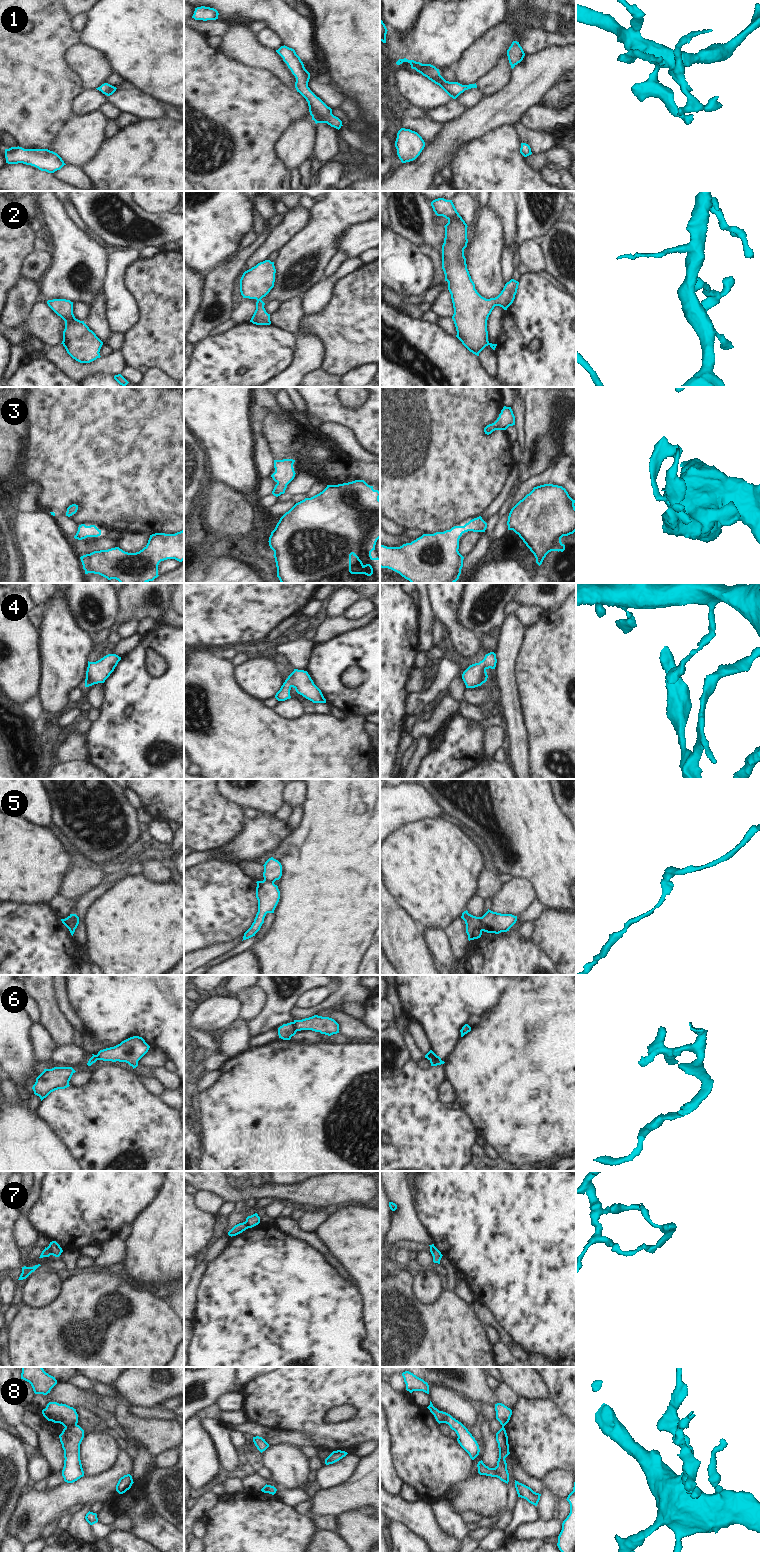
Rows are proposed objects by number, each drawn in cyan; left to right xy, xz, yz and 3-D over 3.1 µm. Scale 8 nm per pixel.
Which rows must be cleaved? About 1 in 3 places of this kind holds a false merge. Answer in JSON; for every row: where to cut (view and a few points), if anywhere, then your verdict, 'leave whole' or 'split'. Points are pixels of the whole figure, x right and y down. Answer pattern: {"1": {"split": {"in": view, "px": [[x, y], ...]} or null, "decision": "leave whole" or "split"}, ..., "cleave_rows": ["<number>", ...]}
{"1": {"split": null, "decision": "leave whole"}, "2": {"split": null, "decision": "leave whole"}, "3": {"split": null, "decision": "leave whole"}, "4": {"split": null, "decision": "leave whole"}, "5": {"split": {"in": "yz", "px": [[483, 916], [482, 930]]}, "decision": "split"}, "6": {"split": {"in": "xz", "px": [[293, 1022], [296, 1031]]}, "decision": "split"}, "7": {"split": {"in": "xy", "px": [[47, 1247], [51, 1254]]}, "decision": "split"}, "8": {"split": {"in": "xy", "px": [[76, 1423], [65, 1427]]}, "decision": "split"}, "cleave_rows": ["5", "6", "7", "8"]}

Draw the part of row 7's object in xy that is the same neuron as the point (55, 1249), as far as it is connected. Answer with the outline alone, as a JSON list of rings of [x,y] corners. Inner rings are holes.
[[[56,1241],[50,1242],[48,1249],[50,1250],[51,1255],[59,1257],[63,1252],[62,1248]]]

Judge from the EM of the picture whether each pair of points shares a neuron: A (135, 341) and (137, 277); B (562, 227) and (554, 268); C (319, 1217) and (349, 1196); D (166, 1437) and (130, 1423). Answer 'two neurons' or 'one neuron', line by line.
A: one neuron
B: one neuron
C: two neurons
D: one neuron

